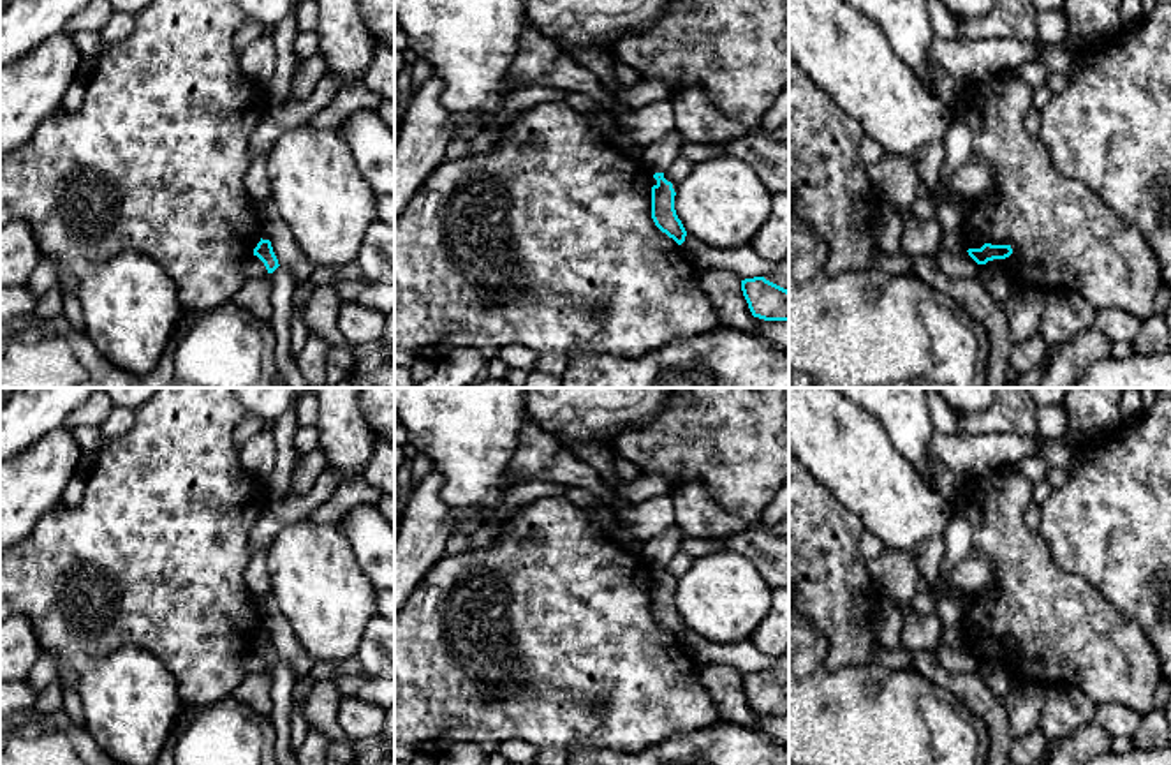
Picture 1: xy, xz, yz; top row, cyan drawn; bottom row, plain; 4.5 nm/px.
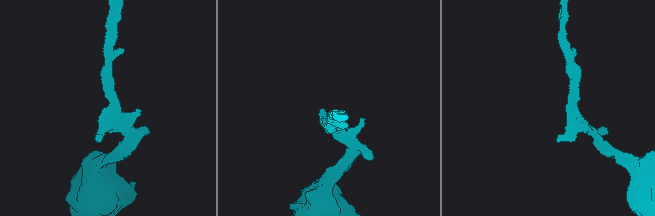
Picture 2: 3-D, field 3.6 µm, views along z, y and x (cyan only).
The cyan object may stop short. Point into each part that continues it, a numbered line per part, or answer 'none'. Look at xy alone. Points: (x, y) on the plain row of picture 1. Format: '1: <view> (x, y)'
none

